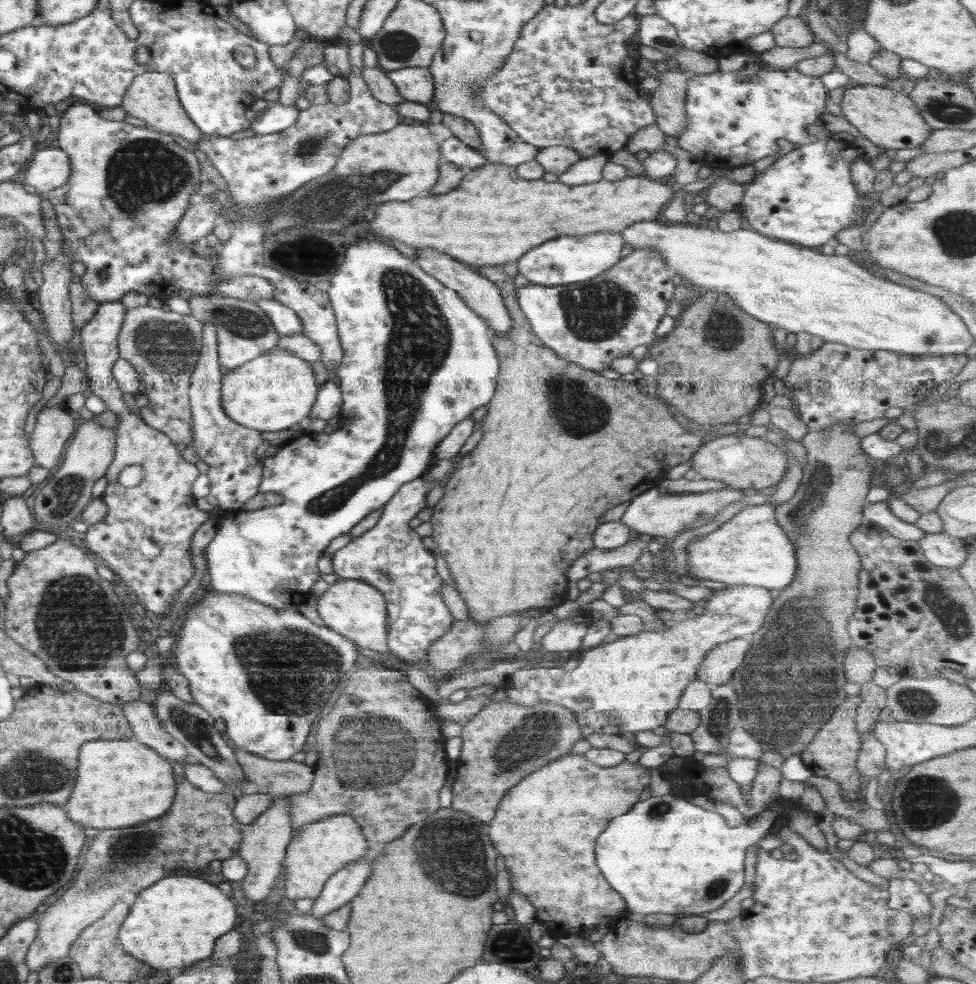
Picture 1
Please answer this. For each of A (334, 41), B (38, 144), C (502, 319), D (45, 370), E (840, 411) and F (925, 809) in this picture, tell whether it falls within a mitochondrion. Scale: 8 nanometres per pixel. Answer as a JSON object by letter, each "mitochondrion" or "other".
{"A":"other","B":"other","C":"other","D":"other","E":"other","F":"mitochondrion"}

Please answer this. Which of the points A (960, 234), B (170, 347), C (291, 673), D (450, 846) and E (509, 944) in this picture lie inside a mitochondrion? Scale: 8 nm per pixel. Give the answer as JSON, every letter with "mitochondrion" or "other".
{"A":"mitochondrion","B":"mitochondrion","C":"mitochondrion","D":"mitochondrion","E":"mitochondrion"}

